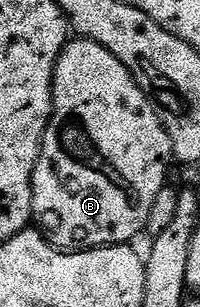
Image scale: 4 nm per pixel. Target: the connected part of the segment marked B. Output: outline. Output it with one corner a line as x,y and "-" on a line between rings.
80,38
70,39
61,51
61,56
57,59
57,65
53,71
53,116
45,131
45,137
41,143
41,153
33,171
33,215
36,223
42,224
40,227
49,243
58,250
88,250
115,244
128,245
133,242
137,235
145,232
145,223
151,214
151,206
155,202
155,197
158,196
159,190
163,190
167,186
165,175
169,172
172,155
171,138
167,134
165,124
161,121
153,101
137,85
137,80
127,70
127,66
123,66
123,62
119,62
119,58
115,58
115,54
111,54
95,42

